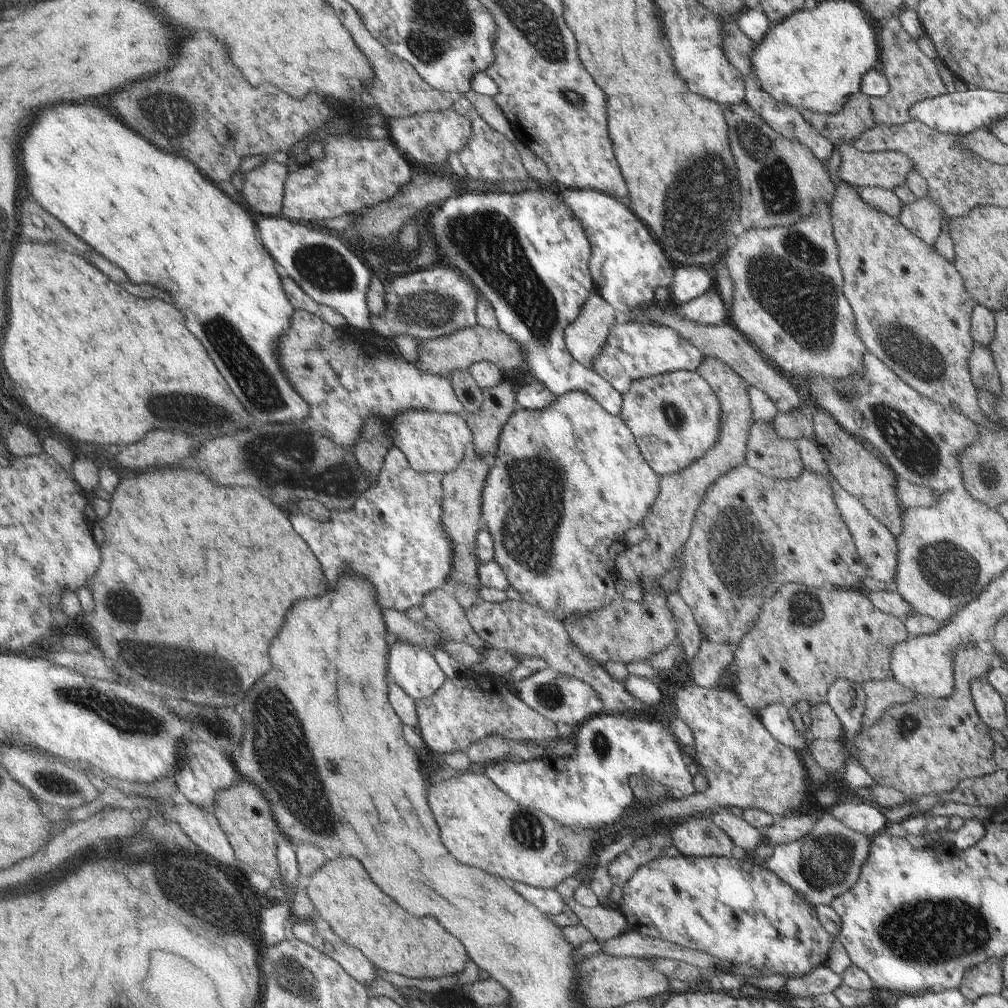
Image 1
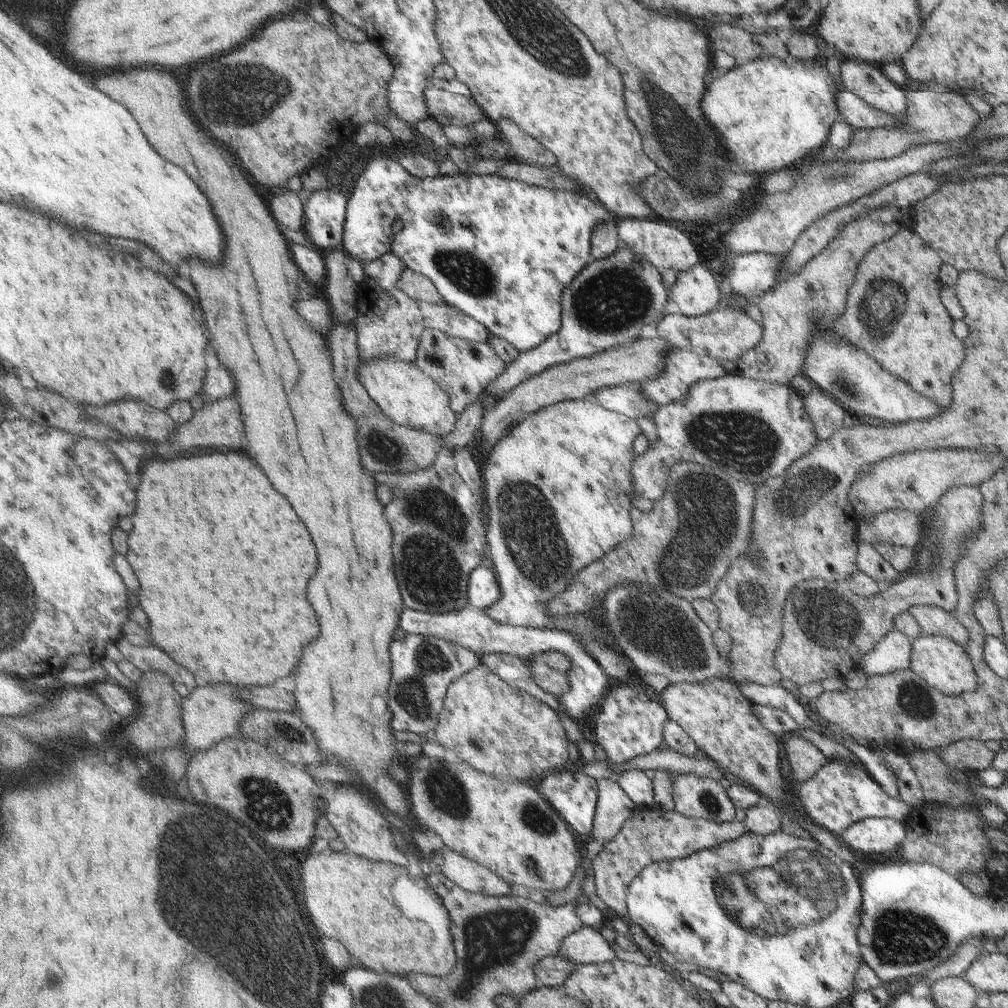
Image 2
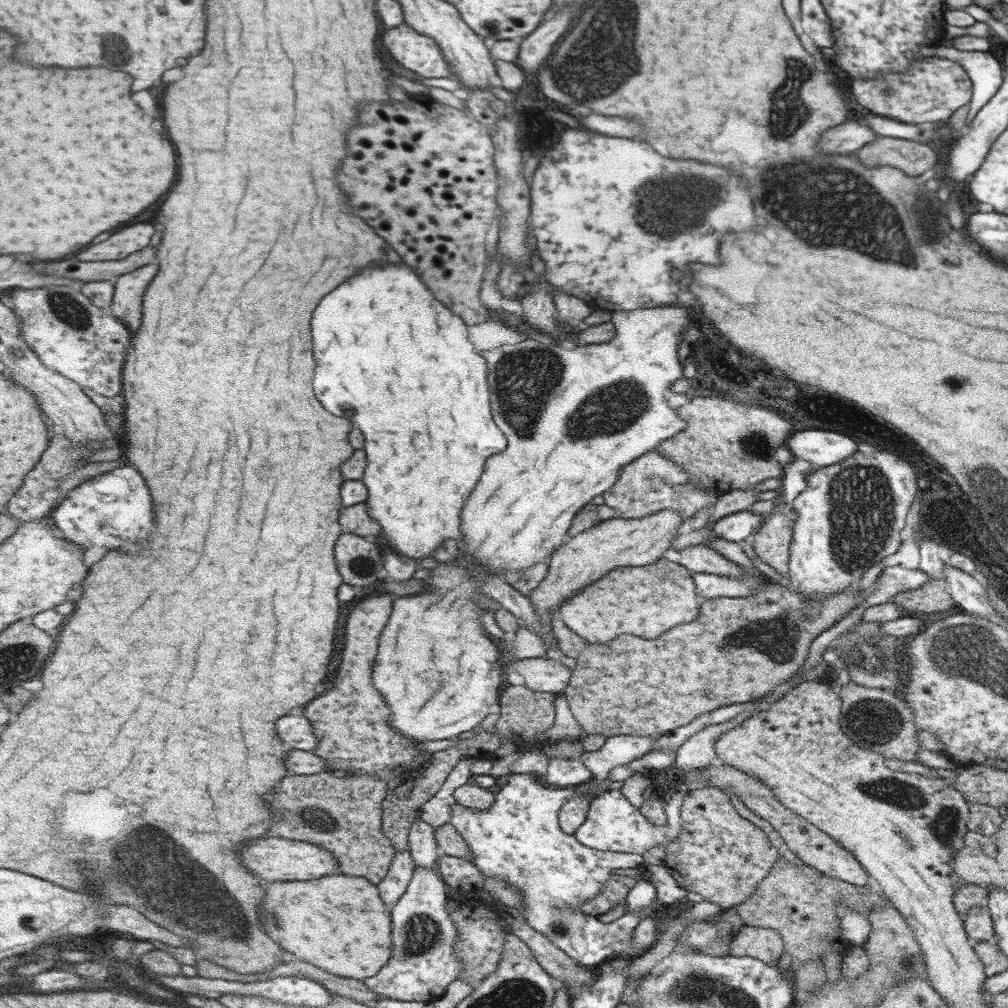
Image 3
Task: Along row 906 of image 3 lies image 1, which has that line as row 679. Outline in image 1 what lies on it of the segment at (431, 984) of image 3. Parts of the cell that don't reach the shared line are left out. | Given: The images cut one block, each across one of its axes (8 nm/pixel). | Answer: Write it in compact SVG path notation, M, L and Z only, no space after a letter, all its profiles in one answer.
M407 641L391 644L391 680L414 701L433 696L446 678L433 652L423 645Z

